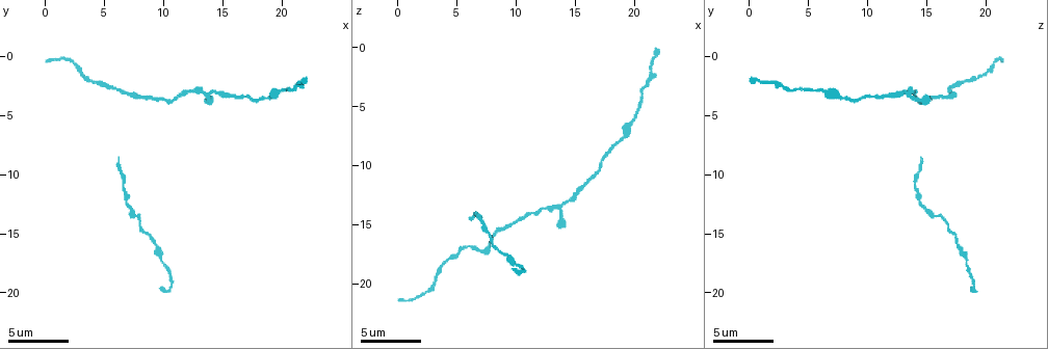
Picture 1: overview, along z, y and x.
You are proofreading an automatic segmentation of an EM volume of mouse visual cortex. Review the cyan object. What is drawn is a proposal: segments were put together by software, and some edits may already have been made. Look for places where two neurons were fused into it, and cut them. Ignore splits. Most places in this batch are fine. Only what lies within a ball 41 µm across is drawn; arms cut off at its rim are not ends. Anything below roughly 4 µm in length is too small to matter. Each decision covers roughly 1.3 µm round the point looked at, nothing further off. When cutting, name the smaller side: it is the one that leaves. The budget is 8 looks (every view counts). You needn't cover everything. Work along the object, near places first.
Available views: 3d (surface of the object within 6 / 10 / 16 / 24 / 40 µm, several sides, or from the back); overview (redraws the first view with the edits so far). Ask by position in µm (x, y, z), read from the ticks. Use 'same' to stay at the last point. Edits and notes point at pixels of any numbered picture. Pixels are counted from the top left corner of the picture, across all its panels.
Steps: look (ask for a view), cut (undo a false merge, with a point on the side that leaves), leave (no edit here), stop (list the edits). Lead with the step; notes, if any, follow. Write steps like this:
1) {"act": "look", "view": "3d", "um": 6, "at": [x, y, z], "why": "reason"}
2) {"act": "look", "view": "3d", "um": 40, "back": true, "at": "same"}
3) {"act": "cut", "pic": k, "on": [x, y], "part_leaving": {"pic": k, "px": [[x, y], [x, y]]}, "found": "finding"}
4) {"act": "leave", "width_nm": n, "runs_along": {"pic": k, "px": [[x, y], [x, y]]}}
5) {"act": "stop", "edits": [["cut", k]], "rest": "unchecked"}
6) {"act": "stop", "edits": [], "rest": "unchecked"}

{"act": "look", "view": "3d", "um": 16, "at": [6.0, 2.8, 16.8], "why": "narrows sharply"}

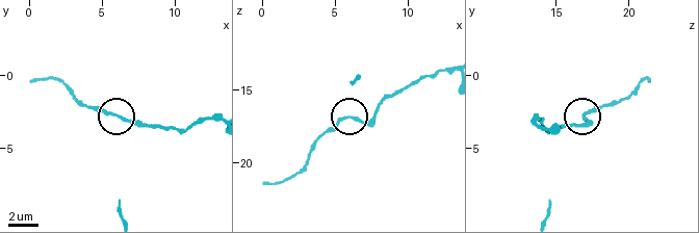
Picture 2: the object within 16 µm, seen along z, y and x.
{"act": "look", "view": "3d", "um": 16, "back": true, "at": [6.0, 2.8, 16.8], "why": "from behind"}

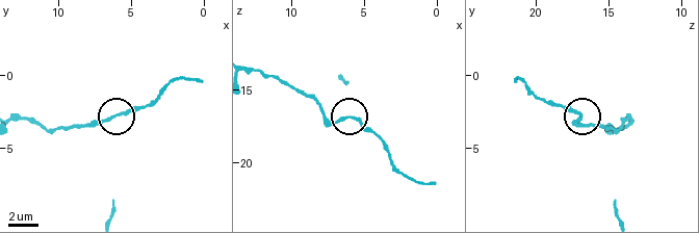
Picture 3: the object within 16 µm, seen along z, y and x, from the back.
{"act": "leave", "runs_along": {"pic": 3, "px": [[298, 92], [308, 95], [330, 120], [356, 119], [378, 138]]}, "found": "all the same neuron"}

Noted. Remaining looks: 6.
{"act": "look", "view": "3d", "um": 10, "at": [7.2, 13.2, 15.2], "why": "calibre changes"}

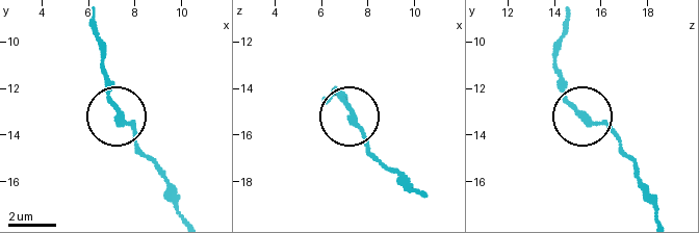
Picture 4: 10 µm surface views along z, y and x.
{"act": "look", "view": "3d", "um": 6, "at": [7.4, 13.2, 15.2]}

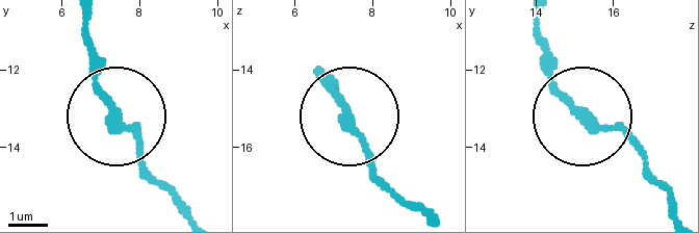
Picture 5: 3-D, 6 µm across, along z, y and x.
{"act": "leave", "found": "continuous, no second neuron"}

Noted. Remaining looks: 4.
{"act": "look", "view": "3d", "um": 16, "at": [14.0, 2.8, 13.2], "why": "side arm on a straight run"}

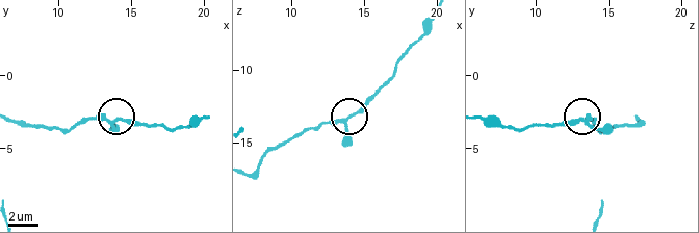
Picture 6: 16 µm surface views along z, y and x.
{"act": "look", "view": "3d", "um": 16, "back": true, "at": [14.2, 3.0, 13.0], "why": "from behind"}

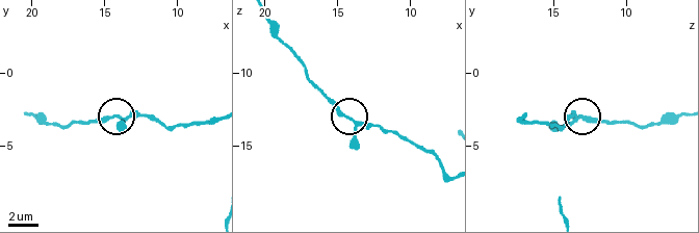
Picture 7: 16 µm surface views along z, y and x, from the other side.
{"act": "leave", "arms": 3, "runs_along": {"pic": 7, "px": [[552, 123], [560, 125], [572, 115], [606, 119]]}, "found": "one neuron here"}

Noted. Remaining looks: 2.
{"act": "look", "view": "3d", "um": 6, "at": [19.6, 3.0, 6.2], "why": "sudden change in width"}

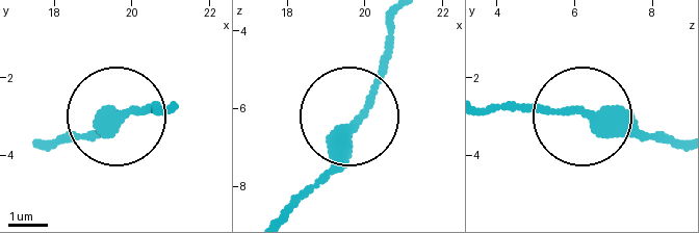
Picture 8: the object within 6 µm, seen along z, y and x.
{"act": "leave", "width_nm": 290, "runs_along": {"pic": 8, "px": [[679, 144], [620, 134], [579, 113], [494, 104]]}, "found": "continuous, no second neuron"}

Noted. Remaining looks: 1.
{"act": "stop", "edits": [], "rest": "unchecked"}

